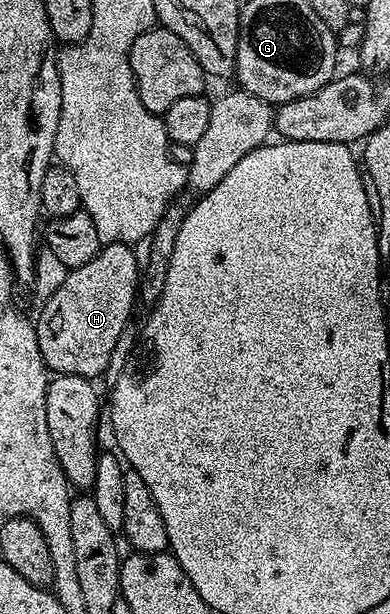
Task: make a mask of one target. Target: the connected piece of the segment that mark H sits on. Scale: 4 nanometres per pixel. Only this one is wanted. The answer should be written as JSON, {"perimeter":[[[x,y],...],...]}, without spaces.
{"perimeter":[[[127,242],[101,245],[90,264],[67,271],[52,295],[43,299],[40,319],[35,319],[34,325],[38,348],[49,371],[96,380],[111,364],[112,353],[128,326],[132,305],[138,302],[142,266],[136,263],[132,250],[135,249]]]}

